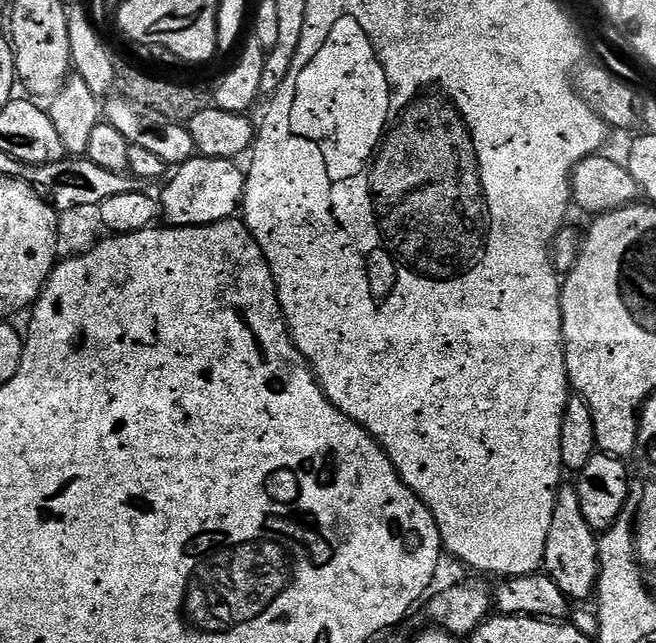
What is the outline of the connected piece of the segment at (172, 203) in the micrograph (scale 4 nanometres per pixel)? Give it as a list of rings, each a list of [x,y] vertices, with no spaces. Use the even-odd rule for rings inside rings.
[[[196,155],[179,165],[176,174],[162,186],[162,194],[159,193],[161,219],[167,227],[192,228],[202,225],[216,224],[222,220],[228,220],[237,215],[244,200],[245,182],[247,175],[243,167],[236,160],[210,158],[209,156]]]

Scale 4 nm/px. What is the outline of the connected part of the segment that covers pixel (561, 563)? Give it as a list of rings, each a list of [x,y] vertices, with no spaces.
[[[564,486],[556,494],[554,518],[550,522],[550,538],[546,542],[543,571],[566,594],[569,601],[588,602],[593,599],[596,581],[600,579],[600,541],[590,522],[582,515],[582,502],[575,487]]]

